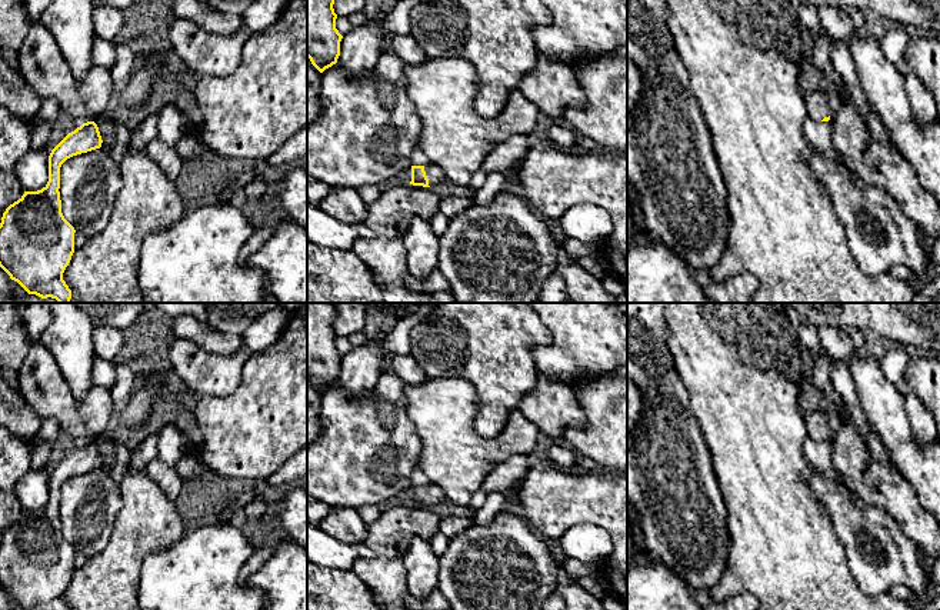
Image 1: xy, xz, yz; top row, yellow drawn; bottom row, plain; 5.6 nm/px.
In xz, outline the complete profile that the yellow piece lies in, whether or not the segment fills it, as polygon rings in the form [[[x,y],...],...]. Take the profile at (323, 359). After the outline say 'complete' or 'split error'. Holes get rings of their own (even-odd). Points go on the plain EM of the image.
[[[307,303],[307,377],[323,393],[337,383],[343,356],[336,349],[334,303]]]; complete

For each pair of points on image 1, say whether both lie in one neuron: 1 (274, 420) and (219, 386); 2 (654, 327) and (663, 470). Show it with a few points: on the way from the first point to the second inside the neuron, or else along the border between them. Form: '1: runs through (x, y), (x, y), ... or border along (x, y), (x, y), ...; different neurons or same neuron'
1: border along (244, 363), (242, 382), (229, 394), (200, 397); different neurons
2: runs through (654, 363), (654, 374), (663, 390), (663, 434); same neuron

